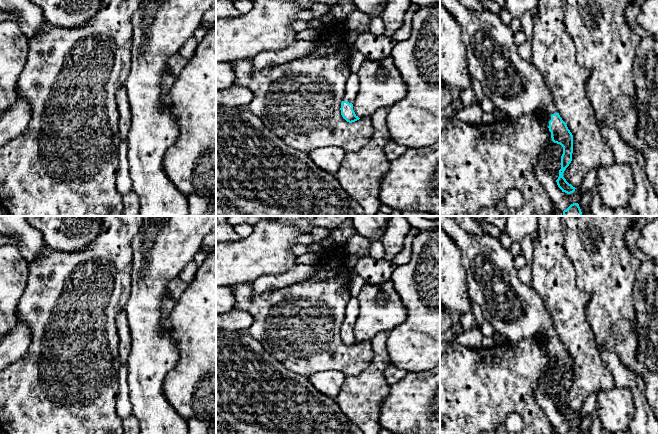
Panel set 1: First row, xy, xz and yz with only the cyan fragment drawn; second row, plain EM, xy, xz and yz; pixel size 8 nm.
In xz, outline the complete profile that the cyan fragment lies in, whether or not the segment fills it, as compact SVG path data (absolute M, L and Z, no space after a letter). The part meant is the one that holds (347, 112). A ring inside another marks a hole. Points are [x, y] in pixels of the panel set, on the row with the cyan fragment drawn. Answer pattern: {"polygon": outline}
{"polygon": "M351 73L346 83L345 95L340 108L342 117L349 123L360 119L353 110L353 103L358 91L359 78L356 73Z"}

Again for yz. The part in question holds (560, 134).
{"polygon": "M440 0L440 3L460 25L467 50L469 71L472 77L480 82L484 95L492 101L494 107L502 110L512 119L522 115L545 116L546 131L551 135L554 143L563 147L557 185L562 192L573 193L576 188L563 177L565 169L572 161L573 135L557 112L552 95L540 72L530 61L521 58L518 54L518 46L514 42L510 27L497 14L486 9L474 12L458 0Z"}

